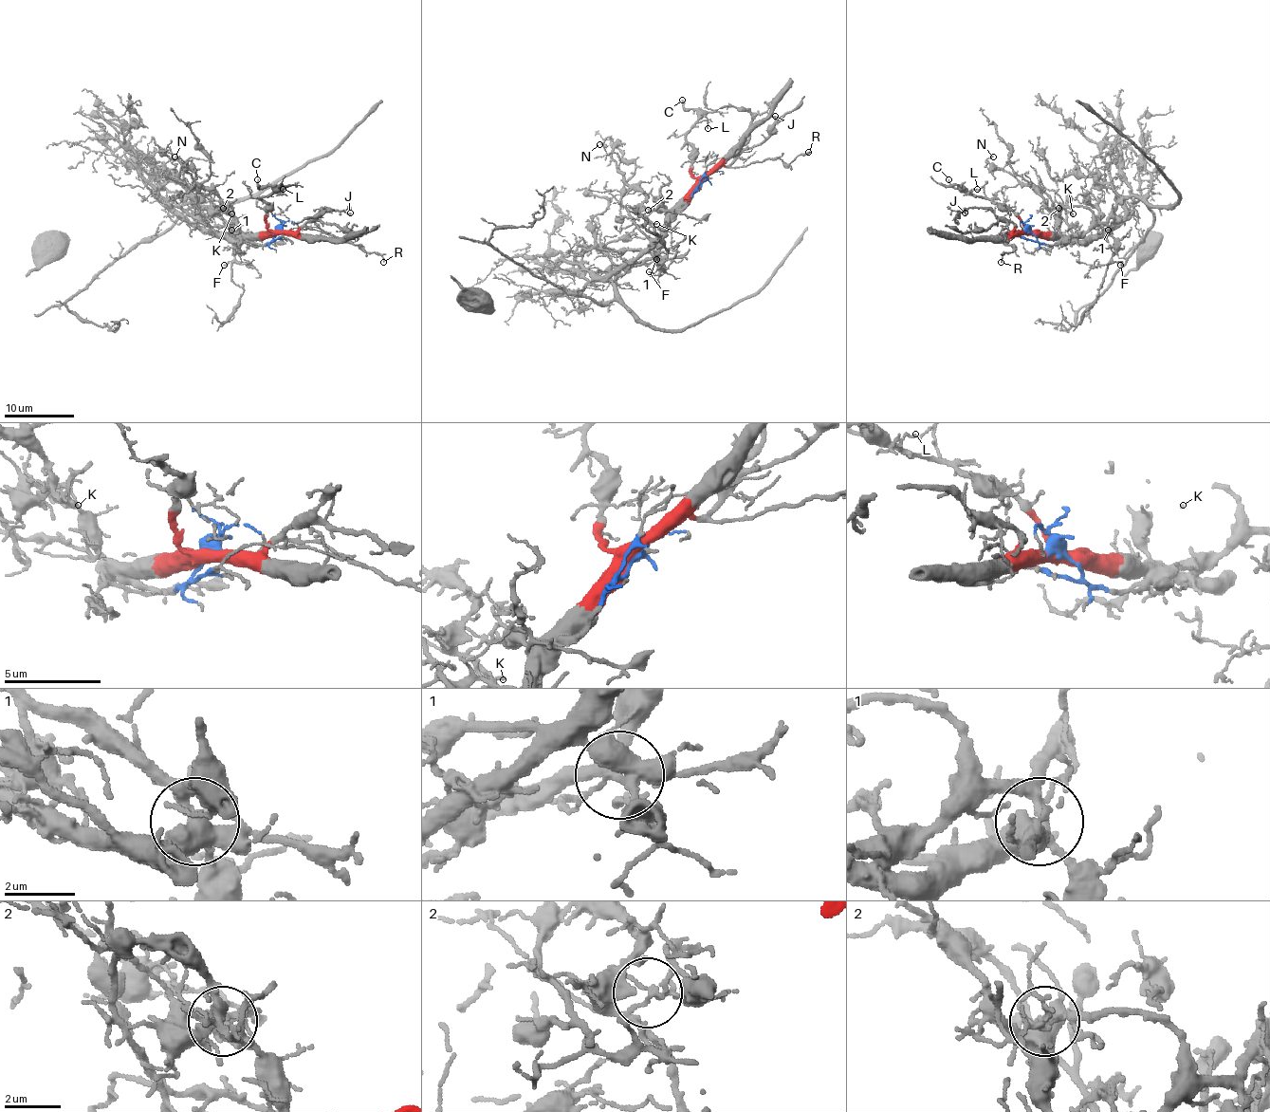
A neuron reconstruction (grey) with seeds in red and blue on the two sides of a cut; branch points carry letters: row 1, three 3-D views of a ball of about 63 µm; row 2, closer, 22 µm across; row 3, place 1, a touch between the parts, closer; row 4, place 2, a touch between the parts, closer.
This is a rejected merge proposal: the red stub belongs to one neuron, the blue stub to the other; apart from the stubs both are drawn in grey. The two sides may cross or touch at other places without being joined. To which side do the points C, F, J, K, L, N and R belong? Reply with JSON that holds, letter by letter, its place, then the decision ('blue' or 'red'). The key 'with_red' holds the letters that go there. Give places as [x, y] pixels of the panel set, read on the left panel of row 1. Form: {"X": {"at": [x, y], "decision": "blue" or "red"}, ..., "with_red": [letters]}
{"C": {"at": [257, 179], "decision": "red"}, "F": {"at": [224, 265], "decision": "blue"}, "J": {"at": [350, 213], "decision": "red"}, "K": {"at": [231, 213], "decision": "blue"}, "L": {"at": [283, 189], "decision": "red"}, "N": {"at": [174, 157], "decision": "blue"}, "R": {"at": [383, 262], "decision": "red"}, "with_red": ["C", "J", "L", "R"]}

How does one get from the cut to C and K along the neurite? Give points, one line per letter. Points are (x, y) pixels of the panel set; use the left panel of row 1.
C: (279, 232), (272, 231), (266, 220), (266, 203), (262, 197), (268, 196), (272, 187), (258, 187), (258, 178)
K: (279, 232), (266, 245), (256, 245), (242, 236), (230, 208), (221, 210), (231, 213)

